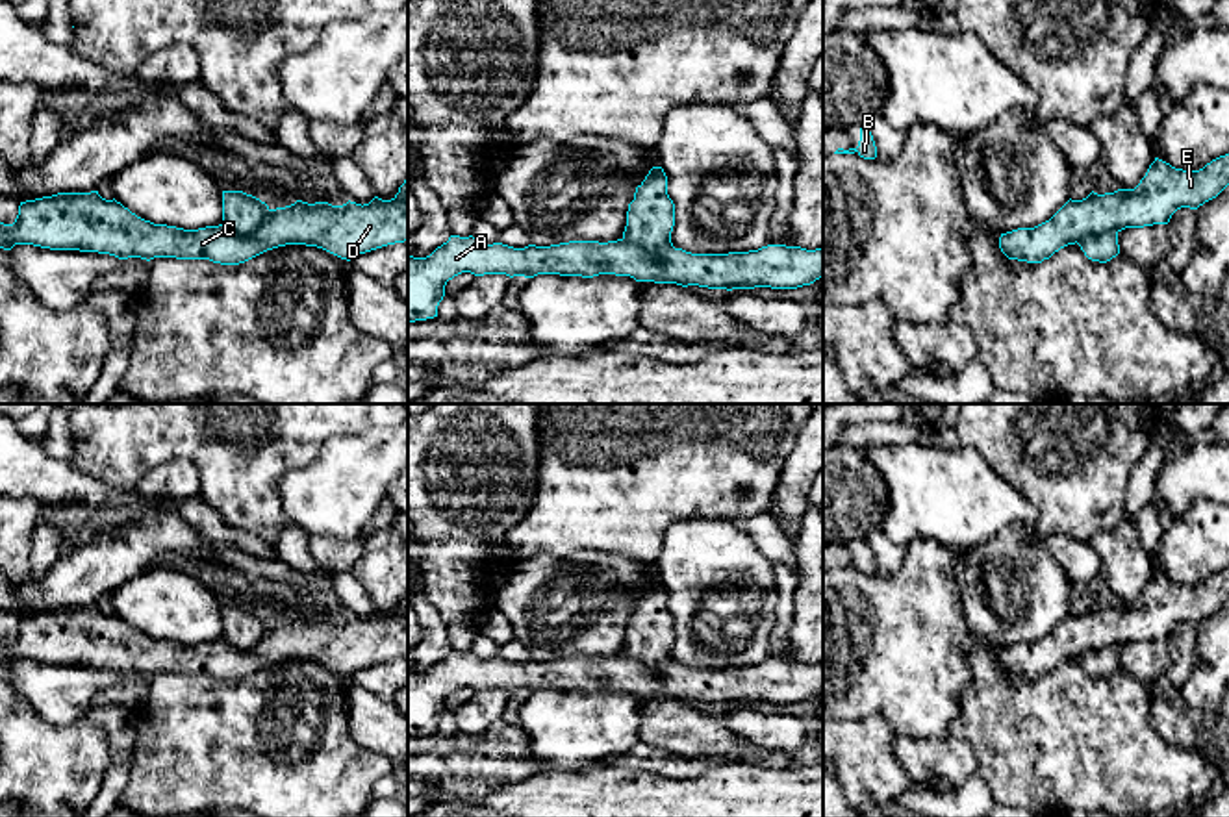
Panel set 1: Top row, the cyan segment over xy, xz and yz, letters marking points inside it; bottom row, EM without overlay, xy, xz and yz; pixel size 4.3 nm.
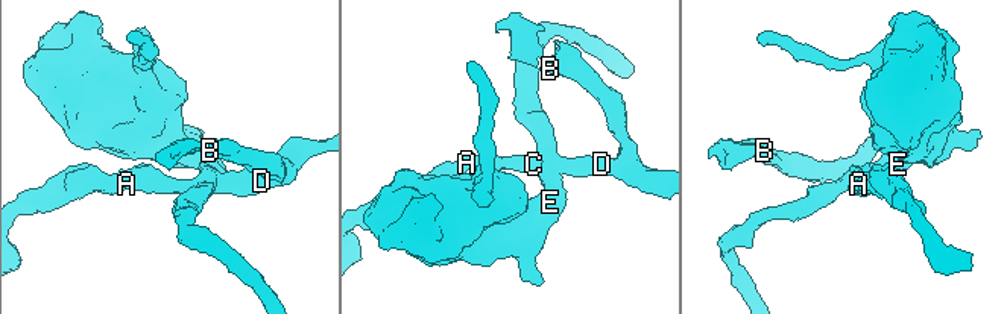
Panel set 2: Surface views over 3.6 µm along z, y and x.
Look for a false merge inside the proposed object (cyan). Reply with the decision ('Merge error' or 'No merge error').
Merge error

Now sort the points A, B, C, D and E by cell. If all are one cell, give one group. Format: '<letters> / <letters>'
A B C D / E

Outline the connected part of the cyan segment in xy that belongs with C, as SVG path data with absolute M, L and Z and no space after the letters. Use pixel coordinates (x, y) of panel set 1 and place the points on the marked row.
M408 178L391 200L374 196L369 204L328 202L271 209L250 233L224 224L184 230L154 224L98 191L57 193L20 202L13 224L0 222L0 248L33 245L50 250L109 254L119 259L176 258L239 265L285 245L323 248L341 259L354 259L387 245L408 241Z

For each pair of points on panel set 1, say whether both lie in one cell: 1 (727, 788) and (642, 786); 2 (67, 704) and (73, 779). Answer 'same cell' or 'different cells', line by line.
1: same cell
2: different cells

